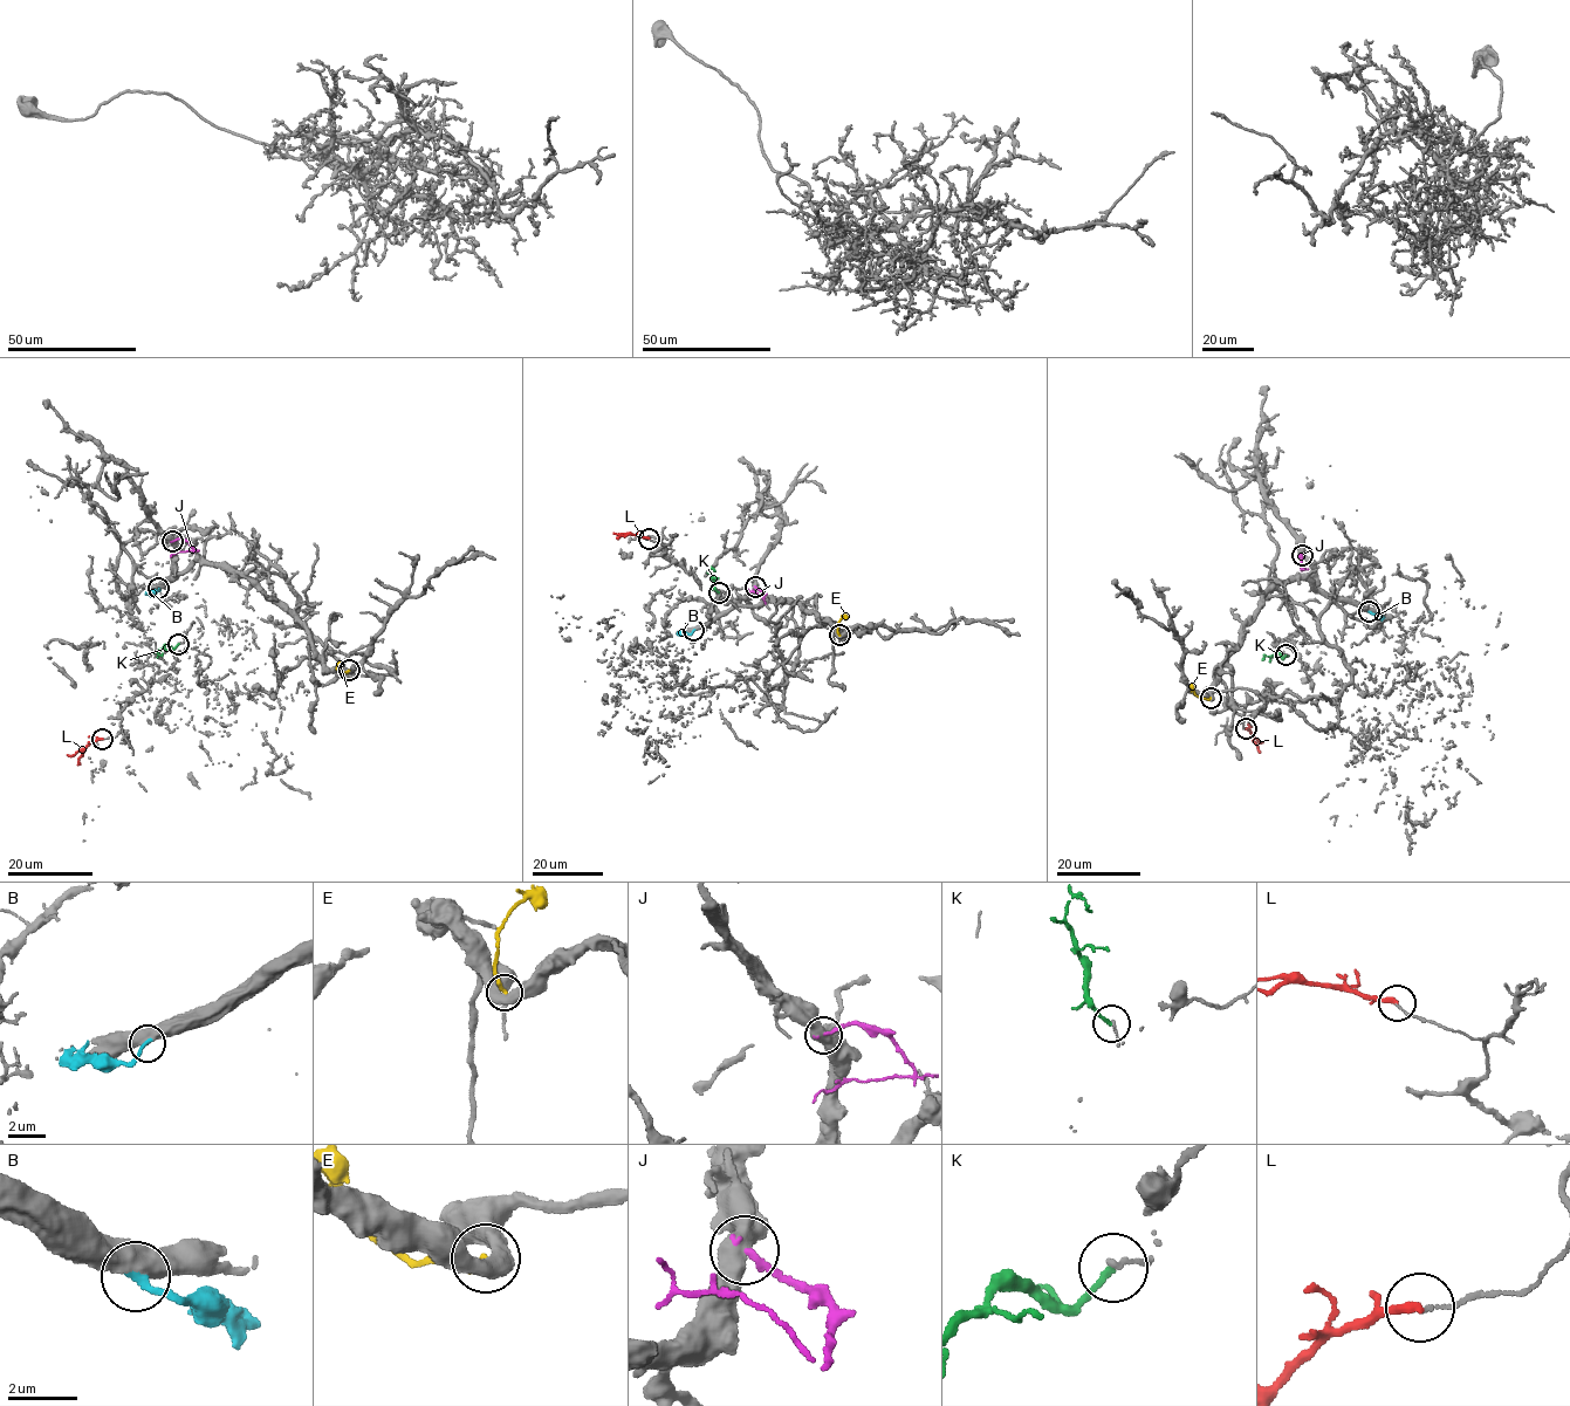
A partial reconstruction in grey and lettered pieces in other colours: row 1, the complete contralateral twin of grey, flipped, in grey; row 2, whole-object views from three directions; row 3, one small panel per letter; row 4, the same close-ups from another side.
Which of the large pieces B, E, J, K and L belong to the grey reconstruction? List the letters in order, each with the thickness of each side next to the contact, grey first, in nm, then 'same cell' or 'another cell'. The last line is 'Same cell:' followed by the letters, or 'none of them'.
B: 500/200 nm | another cell
E: 500/190 nm | another cell
J: 550/200 nm | another cell
K: 150/180 nm | another cell
L: 80/280 nm | another cell
Same cell: none of them

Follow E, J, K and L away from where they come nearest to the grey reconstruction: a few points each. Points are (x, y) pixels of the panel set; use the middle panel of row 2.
E: (838, 635), (837, 624), (848, 616)
J: (755, 587), (763, 591), (763, 599), (747, 588)
K: (719, 592), (712, 578), (711, 569), (714, 571)
L: (649, 539), (612, 533)

